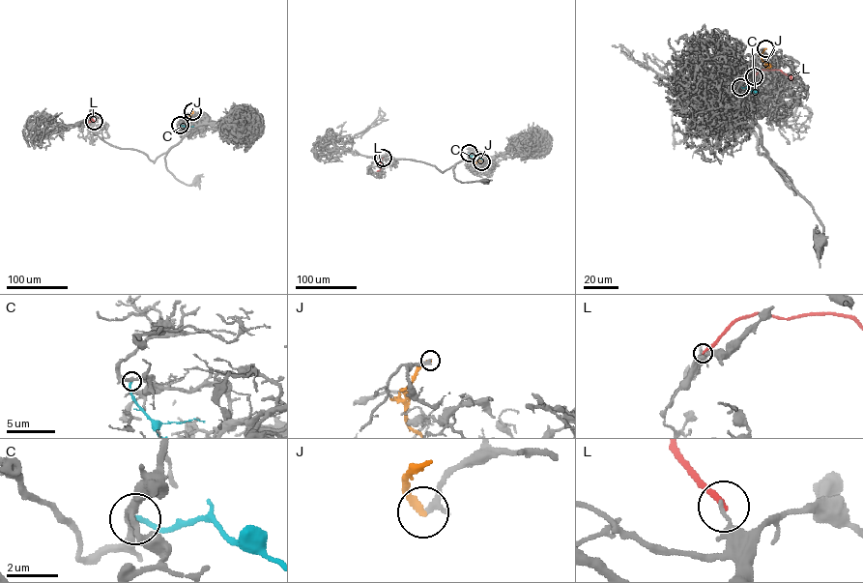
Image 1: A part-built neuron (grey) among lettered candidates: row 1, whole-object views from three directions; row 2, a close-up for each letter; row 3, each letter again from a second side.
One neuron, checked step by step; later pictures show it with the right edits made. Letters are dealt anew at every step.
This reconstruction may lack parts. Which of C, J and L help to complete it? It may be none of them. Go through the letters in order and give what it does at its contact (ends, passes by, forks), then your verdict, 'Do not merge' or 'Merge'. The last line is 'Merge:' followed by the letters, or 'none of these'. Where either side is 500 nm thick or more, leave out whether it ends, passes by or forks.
C: It ends there. Do not merge
J: It ends there. Do not merge
L: It ends there. Do not merge
Merge: none of these

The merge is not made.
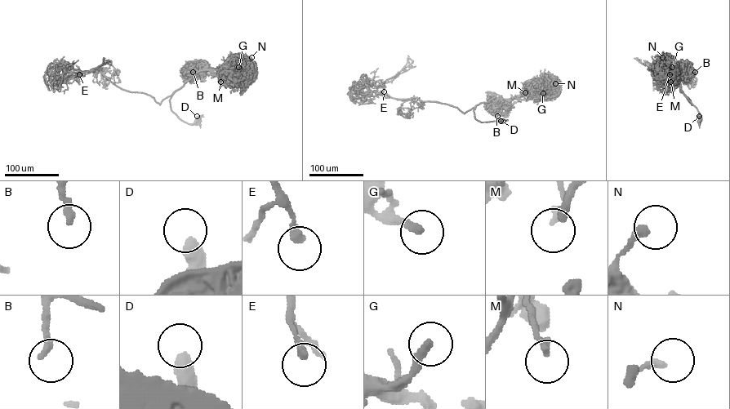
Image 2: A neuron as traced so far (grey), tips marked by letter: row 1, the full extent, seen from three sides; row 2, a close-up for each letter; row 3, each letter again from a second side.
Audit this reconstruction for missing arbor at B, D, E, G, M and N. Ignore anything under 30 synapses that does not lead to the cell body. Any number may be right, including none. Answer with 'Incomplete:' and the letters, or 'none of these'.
Incomplete: G

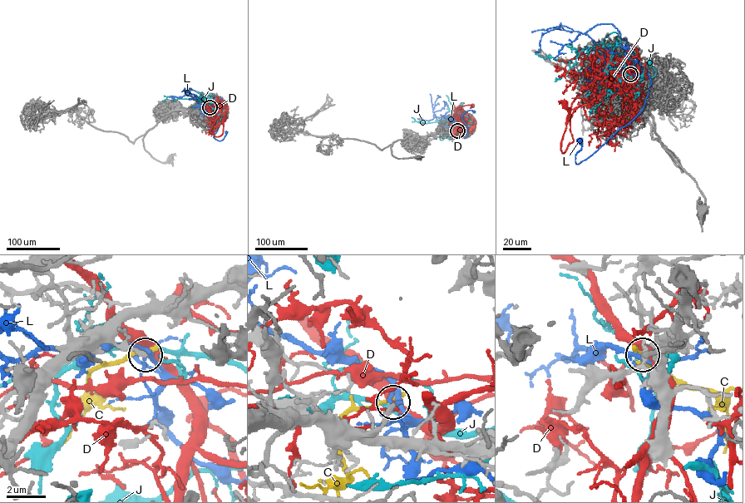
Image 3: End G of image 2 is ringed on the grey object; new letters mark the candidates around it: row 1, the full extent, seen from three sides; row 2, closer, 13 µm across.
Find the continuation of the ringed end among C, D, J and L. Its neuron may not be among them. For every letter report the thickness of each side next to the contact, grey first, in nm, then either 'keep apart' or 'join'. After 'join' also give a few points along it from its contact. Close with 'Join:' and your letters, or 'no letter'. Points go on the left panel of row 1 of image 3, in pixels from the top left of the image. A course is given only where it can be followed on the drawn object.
C: 280 nm thick on the grey side, 280 nm on the other; keep apart
D: 280 nm thick on the grey side, 440 nm on the other; keep apart
J: 320 nm thick on the grey side, 240 nm on the other; keep apart
L: 260 nm thick on the grey side, 180 nm on the other; keep apart
Join: no letter

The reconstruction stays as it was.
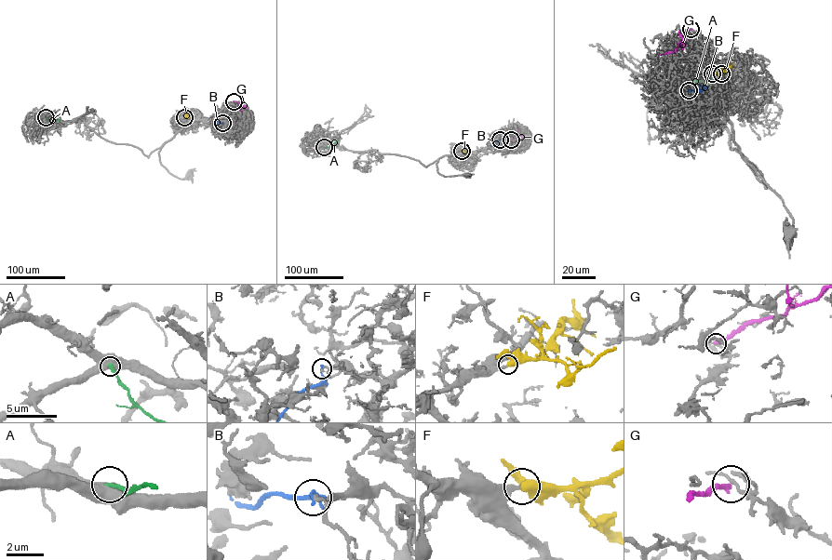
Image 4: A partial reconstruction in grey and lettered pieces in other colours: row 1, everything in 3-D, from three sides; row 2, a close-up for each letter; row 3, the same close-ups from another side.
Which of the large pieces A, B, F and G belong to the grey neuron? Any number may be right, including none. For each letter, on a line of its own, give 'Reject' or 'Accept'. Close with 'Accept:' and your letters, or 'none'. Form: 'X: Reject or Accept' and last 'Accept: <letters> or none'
A: Reject
B: Reject
F: Accept
G: Reject
Accept: F

